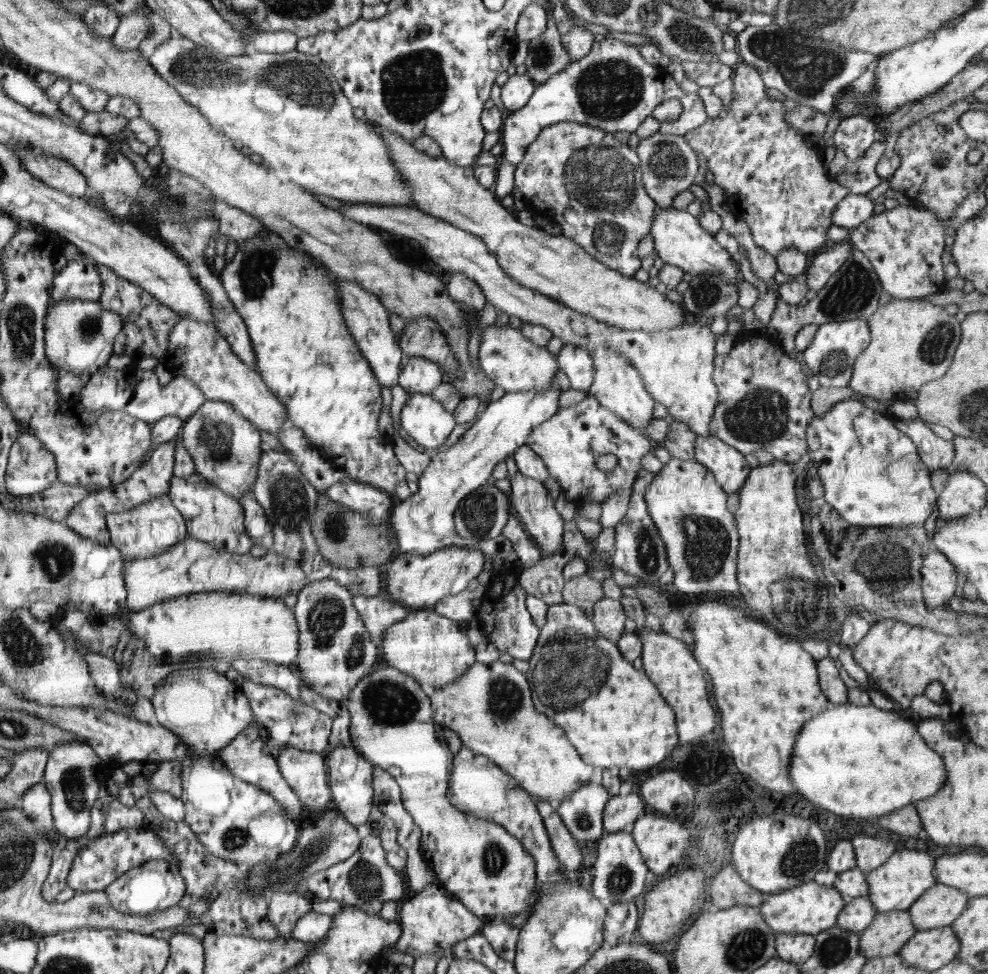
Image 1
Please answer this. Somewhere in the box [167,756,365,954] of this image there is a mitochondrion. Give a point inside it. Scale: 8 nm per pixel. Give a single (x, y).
(319, 844)

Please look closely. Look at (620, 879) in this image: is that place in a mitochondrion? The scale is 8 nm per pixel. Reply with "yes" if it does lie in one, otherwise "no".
yes

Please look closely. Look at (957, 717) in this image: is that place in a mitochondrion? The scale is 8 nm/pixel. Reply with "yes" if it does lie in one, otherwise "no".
no

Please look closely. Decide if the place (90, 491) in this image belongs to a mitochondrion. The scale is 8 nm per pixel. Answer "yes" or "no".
no

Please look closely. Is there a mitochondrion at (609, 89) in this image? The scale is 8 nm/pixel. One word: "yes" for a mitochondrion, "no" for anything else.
yes

